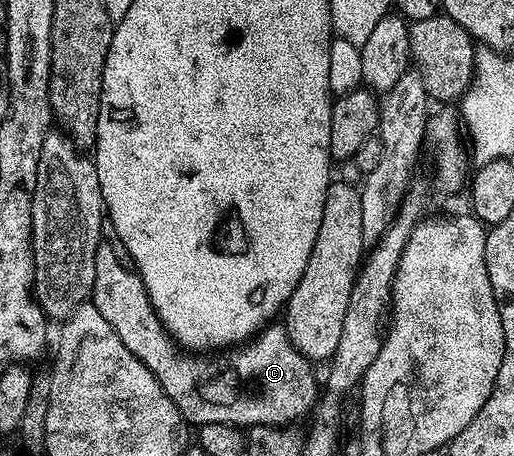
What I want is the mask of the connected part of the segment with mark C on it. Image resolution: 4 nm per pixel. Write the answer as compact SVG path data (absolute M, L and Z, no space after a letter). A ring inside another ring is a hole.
M101 243L96 248L94 287L90 303L98 307L102 319L106 319L110 327L114 327L118 339L126 343L130 355L137 357L150 371L150 375L158 379L162 391L170 395L174 407L178 407L178 411L189 426L199 427L204 424L222 423L237 427L254 425L288 427L292 425L291 421L300 421L308 412L311 414L317 408L316 373L312 370L315 369L313 362L303 357L294 347L283 324L269 323L247 343L221 348L217 352L220 353L217 357L211 357L212 353L208 351L182 352L176 337L169 333L168 328L160 321L139 273L122 267L106 243Z

